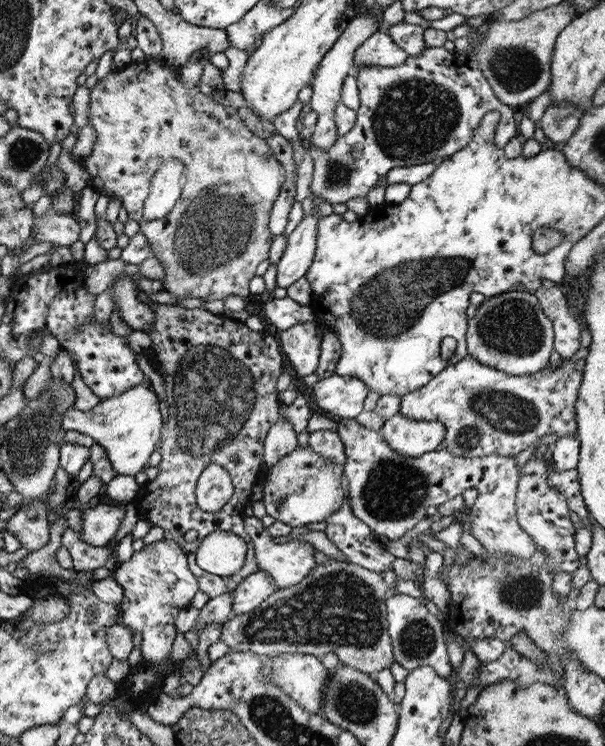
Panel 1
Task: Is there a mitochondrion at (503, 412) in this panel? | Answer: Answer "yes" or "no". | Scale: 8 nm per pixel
yes

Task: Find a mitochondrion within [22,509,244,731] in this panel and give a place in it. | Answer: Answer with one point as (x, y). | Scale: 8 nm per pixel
(42, 647)

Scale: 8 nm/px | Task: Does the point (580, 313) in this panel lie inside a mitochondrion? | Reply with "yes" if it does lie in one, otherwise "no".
no

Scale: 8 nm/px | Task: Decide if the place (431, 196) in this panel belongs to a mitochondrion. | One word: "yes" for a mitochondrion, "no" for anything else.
no

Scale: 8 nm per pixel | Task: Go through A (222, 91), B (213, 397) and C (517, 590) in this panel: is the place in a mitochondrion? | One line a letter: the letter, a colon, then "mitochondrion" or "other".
A: other
B: mitochondrion
C: mitochondrion

